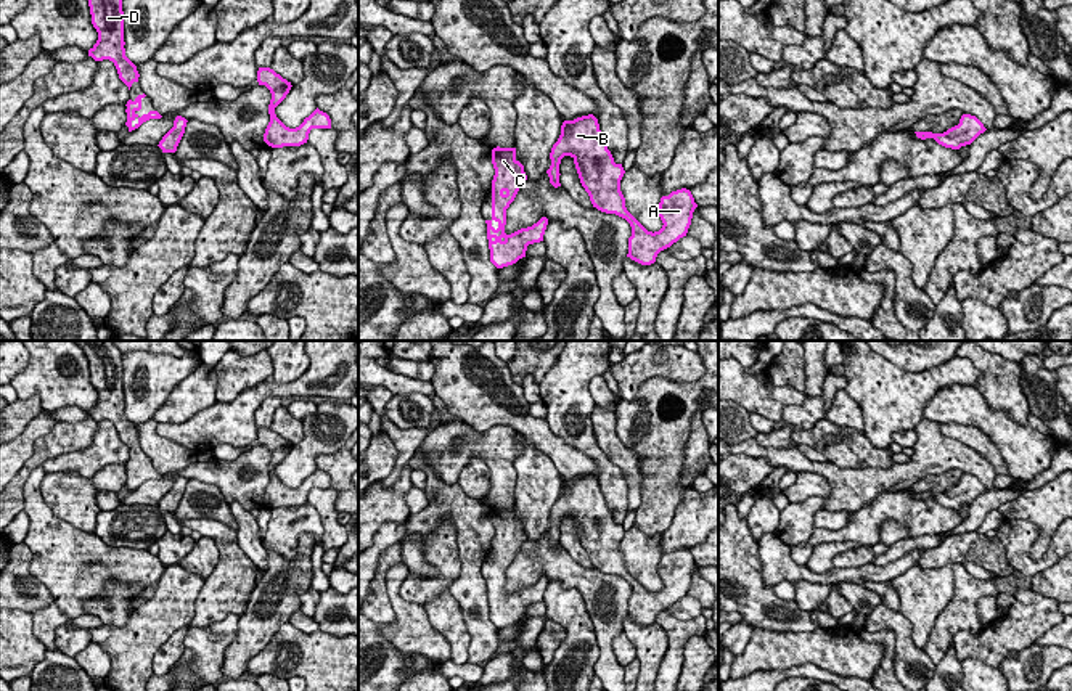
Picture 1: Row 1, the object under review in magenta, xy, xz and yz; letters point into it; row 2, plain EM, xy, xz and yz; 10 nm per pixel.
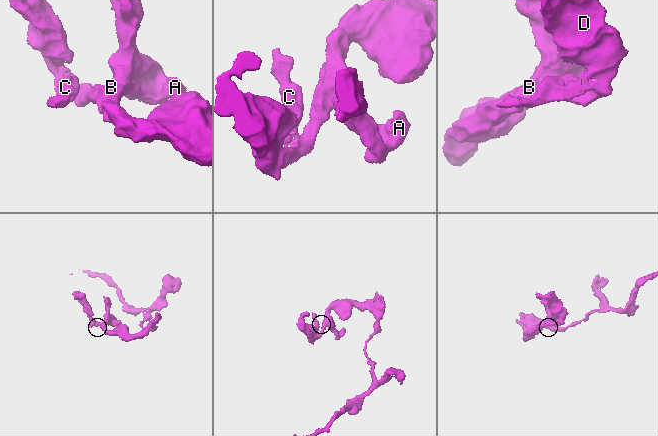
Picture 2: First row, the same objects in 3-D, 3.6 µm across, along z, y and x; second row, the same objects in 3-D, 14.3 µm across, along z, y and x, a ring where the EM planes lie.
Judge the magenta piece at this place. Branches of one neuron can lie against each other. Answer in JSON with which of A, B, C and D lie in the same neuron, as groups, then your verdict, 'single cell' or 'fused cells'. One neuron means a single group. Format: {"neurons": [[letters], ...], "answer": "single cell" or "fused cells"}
{"neurons": [["A", "B", "C", "D"]], "answer": "single cell"}

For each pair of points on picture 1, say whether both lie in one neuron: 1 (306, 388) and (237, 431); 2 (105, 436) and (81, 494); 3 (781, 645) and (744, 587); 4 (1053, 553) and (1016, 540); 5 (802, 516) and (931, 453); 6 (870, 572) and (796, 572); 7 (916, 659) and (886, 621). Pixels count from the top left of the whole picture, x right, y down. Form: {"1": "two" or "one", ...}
{"1": "one", "2": "two", "3": "two", "4": "one", "5": "two", "6": "one", "7": "one"}

